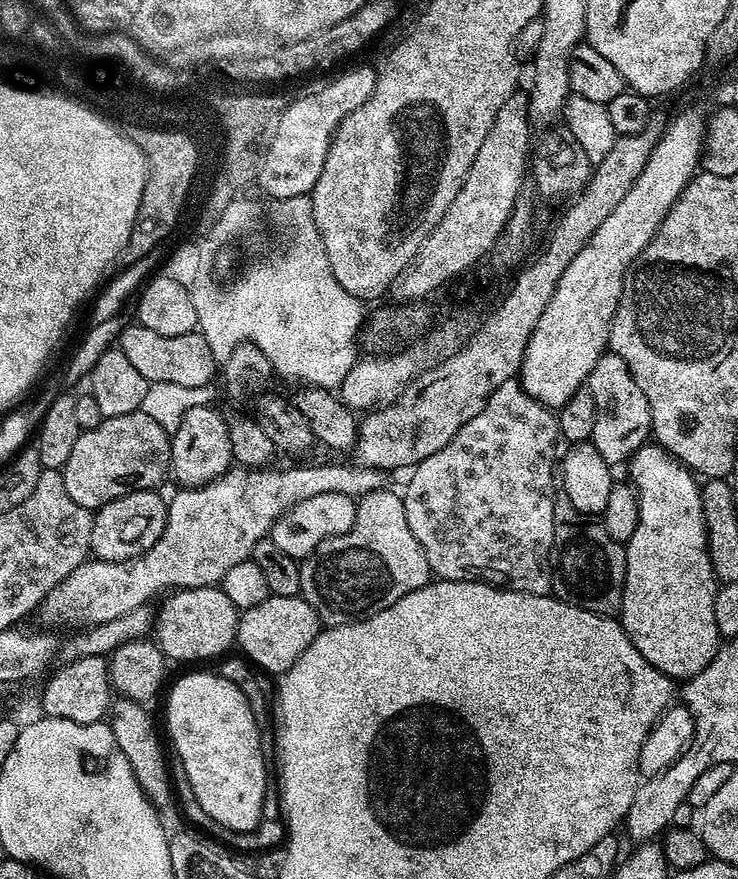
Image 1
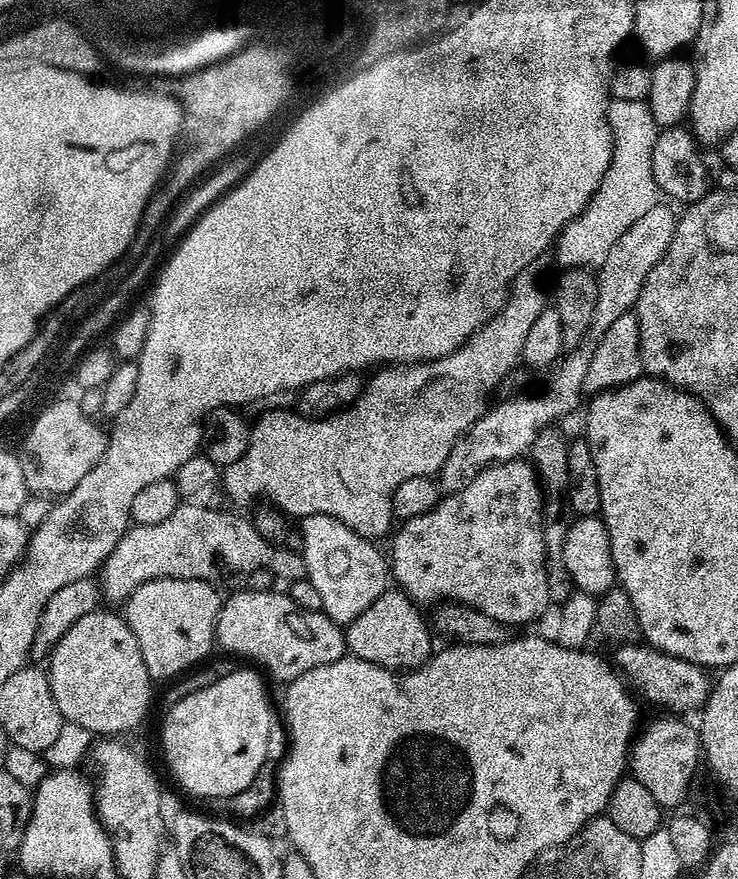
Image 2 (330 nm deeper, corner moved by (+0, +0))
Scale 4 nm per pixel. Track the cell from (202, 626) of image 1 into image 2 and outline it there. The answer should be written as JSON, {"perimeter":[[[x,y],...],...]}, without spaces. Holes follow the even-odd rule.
{"perimeter":[[[162,578],[138,586],[138,590],[134,590],[134,594],[128,597],[122,608],[122,615],[127,620],[134,638],[138,638],[138,650],[142,650],[142,662],[146,662],[146,670],[152,675],[153,681],[168,679],[171,681],[195,669],[205,659],[203,656],[214,648],[216,619],[222,603],[222,596],[216,592],[219,592],[217,585],[206,581]]]}

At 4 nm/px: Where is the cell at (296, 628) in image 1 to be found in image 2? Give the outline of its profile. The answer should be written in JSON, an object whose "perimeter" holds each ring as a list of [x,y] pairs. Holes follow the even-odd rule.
{"perimeter":[[[243,590],[225,599],[216,619],[215,643],[233,657],[245,656],[253,660],[265,673],[277,676],[283,682],[298,679],[306,670],[338,662],[346,655],[344,628],[323,612],[302,610],[283,591],[253,592]]]}

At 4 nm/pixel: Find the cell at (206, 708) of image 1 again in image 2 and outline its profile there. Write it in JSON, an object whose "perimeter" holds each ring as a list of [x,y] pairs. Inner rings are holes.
{"perimeter":[[[234,670],[214,686],[186,694],[164,716],[160,740],[176,780],[195,798],[226,798],[254,782],[258,770],[269,763],[268,739],[272,736],[272,704],[260,681],[261,673]]]}

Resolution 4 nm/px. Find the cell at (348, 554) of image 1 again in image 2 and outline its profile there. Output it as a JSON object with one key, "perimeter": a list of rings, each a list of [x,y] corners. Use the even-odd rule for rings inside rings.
{"perimeter":[[[399,590],[383,592],[370,610],[362,610],[362,614],[358,614],[358,618],[351,620],[344,628],[347,651],[360,660],[383,668],[411,670],[422,667],[432,658],[434,645],[429,621],[420,612],[423,611],[406,593]]]}

